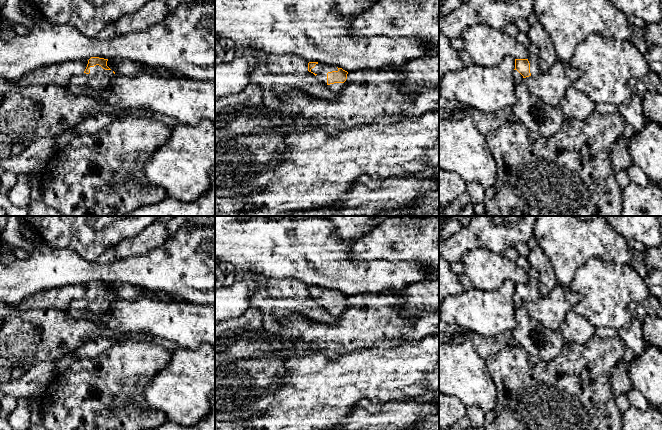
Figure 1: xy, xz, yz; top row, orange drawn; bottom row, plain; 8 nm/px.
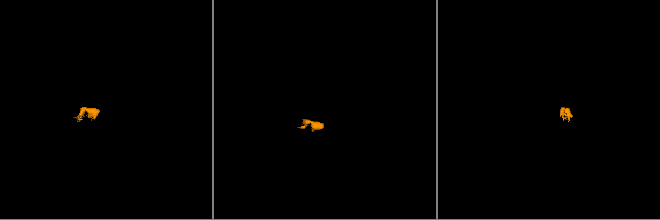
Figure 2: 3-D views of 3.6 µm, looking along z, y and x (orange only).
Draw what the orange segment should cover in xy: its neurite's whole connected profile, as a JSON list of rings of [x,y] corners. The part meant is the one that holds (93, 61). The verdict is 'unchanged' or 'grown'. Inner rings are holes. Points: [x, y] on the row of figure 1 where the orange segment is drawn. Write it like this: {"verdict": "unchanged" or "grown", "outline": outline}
{"verdict": "grown", "outline": [[[91,57],[83,74],[72,77],[66,84],[65,89],[73,95],[82,95],[89,88],[106,87],[115,72],[107,66],[108,59]]]}

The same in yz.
{"verdict": "grown", "outline": [[[518,32],[515,39],[521,42],[528,50],[527,59],[515,59],[515,69],[513,77],[516,85],[523,83],[523,80],[529,76],[536,76],[540,72],[538,59],[538,48],[530,41],[528,34]]]}

